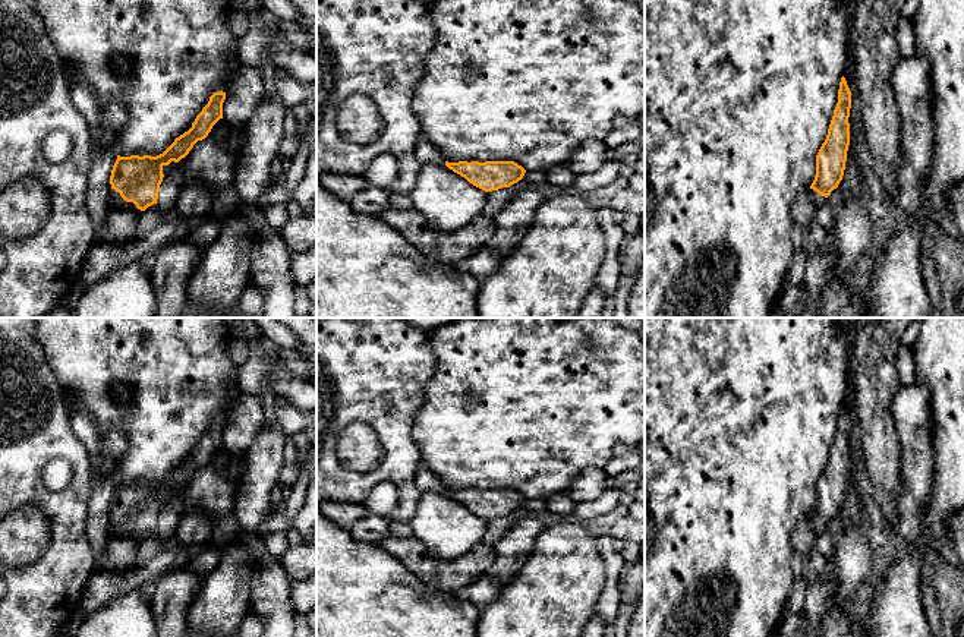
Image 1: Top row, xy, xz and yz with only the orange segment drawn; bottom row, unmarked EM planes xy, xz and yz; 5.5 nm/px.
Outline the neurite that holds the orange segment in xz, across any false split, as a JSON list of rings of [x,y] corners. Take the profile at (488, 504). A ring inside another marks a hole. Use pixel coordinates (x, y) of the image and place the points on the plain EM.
[[[445,489],[445,493],[485,520],[510,515],[522,508],[526,501],[526,498],[514,489]]]

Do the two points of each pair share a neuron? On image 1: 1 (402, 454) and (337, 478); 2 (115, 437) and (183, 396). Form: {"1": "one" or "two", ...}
{"1": "one", "2": "two"}

